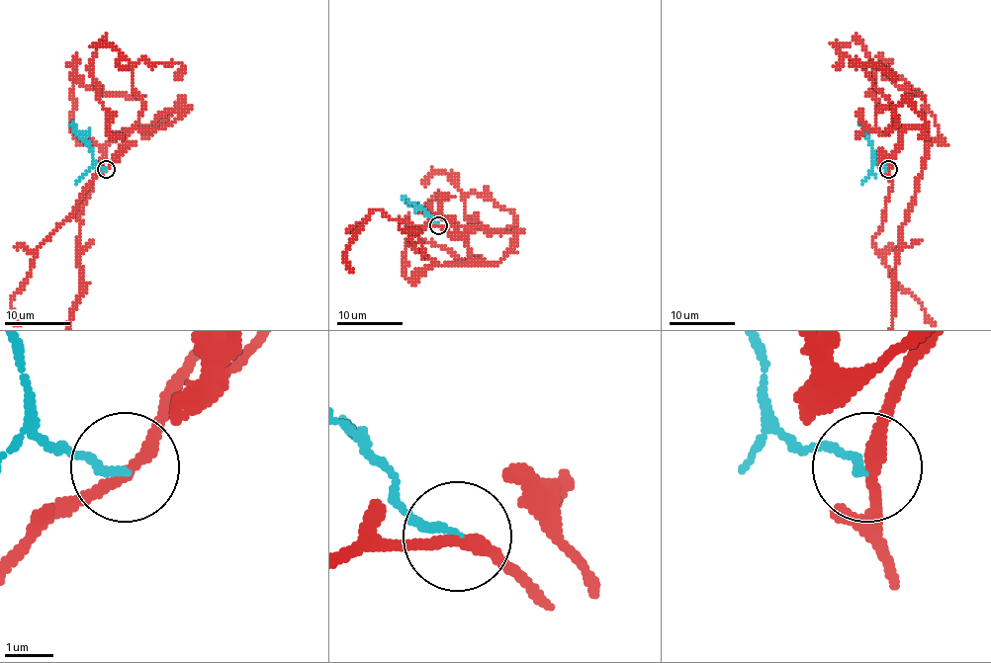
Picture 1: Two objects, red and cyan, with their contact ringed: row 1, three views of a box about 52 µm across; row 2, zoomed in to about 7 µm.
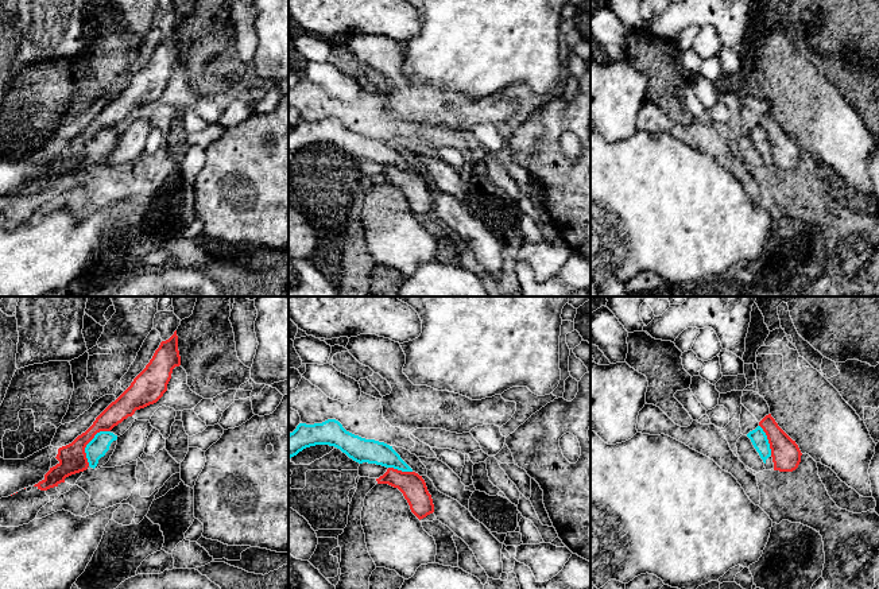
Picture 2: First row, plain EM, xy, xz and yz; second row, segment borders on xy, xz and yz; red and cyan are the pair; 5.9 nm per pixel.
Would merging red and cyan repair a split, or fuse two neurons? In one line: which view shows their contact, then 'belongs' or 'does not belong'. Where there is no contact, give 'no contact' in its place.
contact in xy; does not belong

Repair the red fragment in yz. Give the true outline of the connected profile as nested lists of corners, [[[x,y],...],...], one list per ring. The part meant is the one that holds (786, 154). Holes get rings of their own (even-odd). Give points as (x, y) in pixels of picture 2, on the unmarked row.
[[[771,112],[766,113],[759,124],[767,133],[774,168],[793,170],[801,160],[801,148],[795,139],[793,139],[775,120]]]

